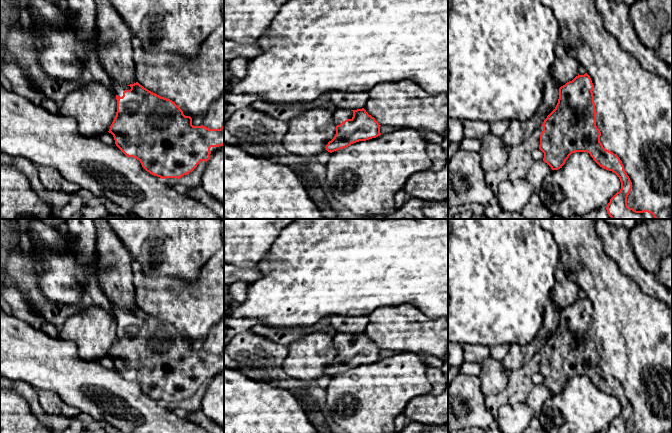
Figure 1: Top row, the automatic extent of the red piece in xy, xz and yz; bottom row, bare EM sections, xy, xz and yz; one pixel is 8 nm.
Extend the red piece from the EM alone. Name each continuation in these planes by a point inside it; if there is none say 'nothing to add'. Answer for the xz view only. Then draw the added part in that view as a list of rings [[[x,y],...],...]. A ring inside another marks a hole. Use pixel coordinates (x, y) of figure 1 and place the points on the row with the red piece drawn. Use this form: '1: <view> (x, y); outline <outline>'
1: xz (340, 115); outline [[[337,109],[333,113],[333,121],[336,126],[340,125],[342,122],[344,122],[347,119],[352,119],[352,117],[353,117],[353,111],[351,110]]]

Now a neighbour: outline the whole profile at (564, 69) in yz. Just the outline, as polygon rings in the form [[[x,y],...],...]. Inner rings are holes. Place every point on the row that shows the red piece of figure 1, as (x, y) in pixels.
[[[559,39],[555,48],[555,60],[550,68],[547,80],[554,80],[560,88],[578,76],[579,64],[566,52],[563,42]]]

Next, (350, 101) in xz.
[[[332,91],[328,94],[328,97],[331,104],[336,106],[336,109],[357,110],[365,107],[369,94],[368,92],[346,93],[343,91]]]

